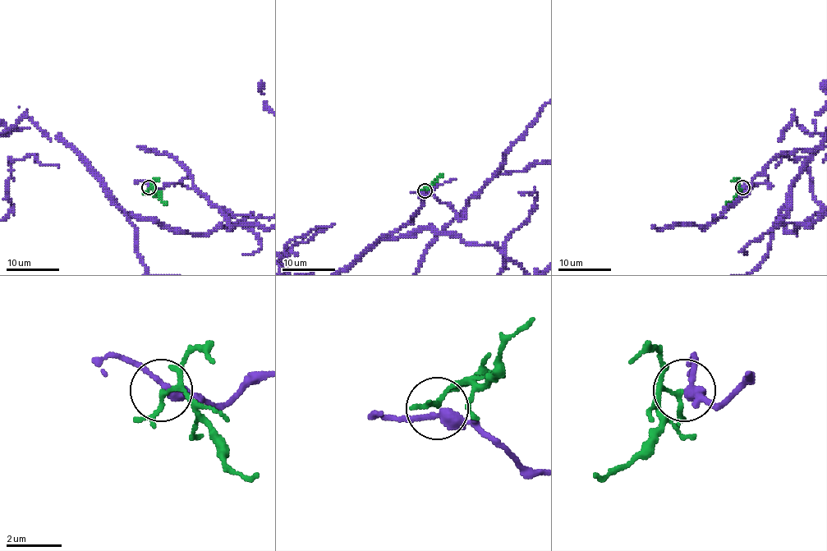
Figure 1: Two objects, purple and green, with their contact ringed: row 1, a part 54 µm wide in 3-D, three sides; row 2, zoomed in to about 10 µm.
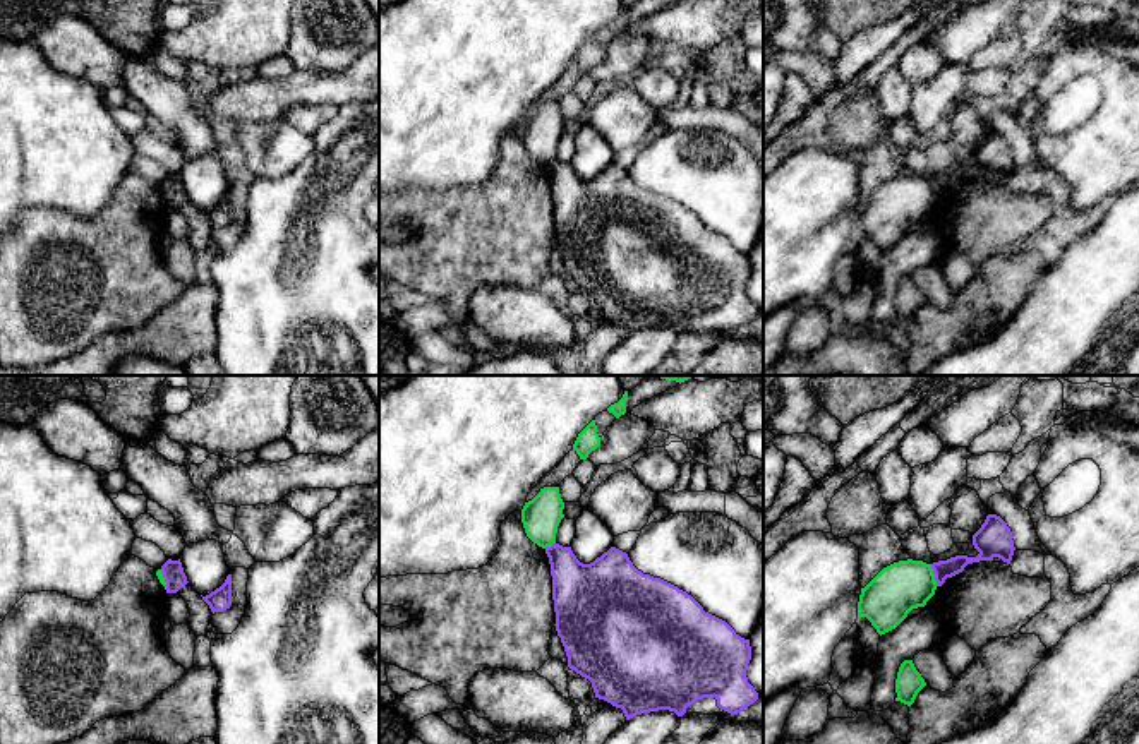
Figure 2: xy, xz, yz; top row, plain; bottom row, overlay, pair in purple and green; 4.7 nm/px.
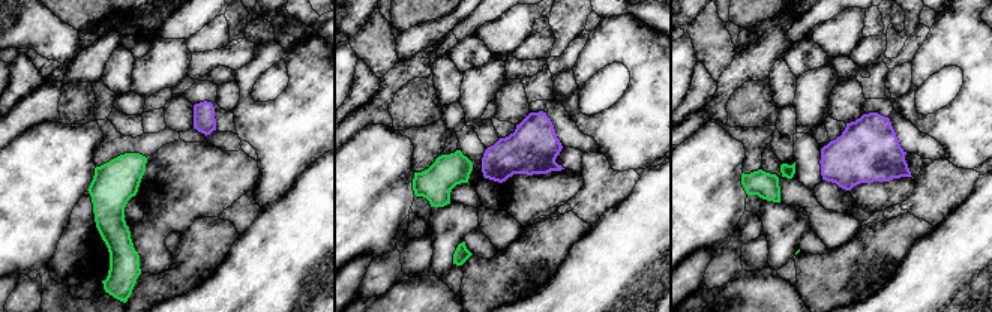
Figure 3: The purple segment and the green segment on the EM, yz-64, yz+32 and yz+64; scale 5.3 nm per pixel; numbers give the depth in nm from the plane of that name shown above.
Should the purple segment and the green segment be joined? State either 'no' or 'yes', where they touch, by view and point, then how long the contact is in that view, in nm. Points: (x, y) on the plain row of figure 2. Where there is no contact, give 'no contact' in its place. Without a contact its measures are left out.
no; contact yz (935, 191); length 110 nm

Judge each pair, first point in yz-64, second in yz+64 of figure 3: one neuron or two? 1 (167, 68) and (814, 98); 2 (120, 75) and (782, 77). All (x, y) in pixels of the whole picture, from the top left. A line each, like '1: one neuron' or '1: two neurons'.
1: one neuron
2: one neuron

